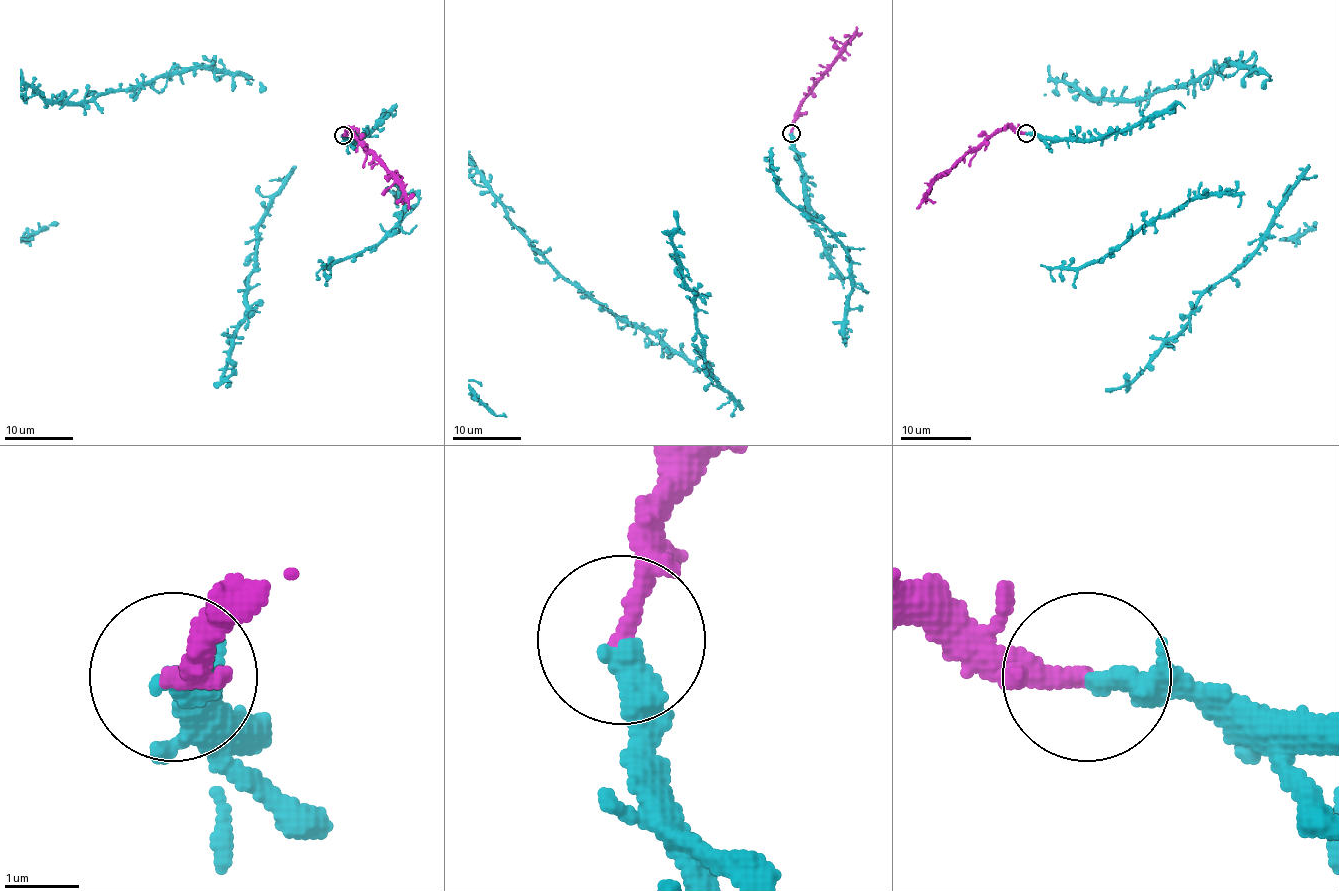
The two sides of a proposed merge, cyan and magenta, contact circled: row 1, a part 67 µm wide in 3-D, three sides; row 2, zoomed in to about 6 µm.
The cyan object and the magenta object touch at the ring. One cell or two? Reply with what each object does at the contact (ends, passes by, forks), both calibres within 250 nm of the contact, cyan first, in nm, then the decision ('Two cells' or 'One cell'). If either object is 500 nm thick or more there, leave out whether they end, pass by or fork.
At the ring cyan ends. At the ring magenta ends. Thickness 380 nm (cyan) against 240 nm. One cell

